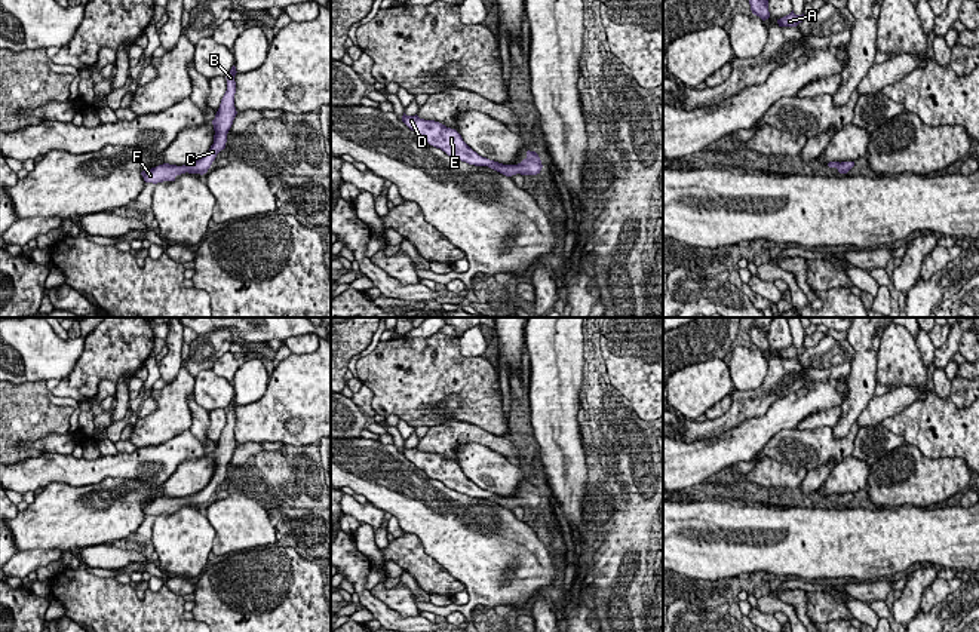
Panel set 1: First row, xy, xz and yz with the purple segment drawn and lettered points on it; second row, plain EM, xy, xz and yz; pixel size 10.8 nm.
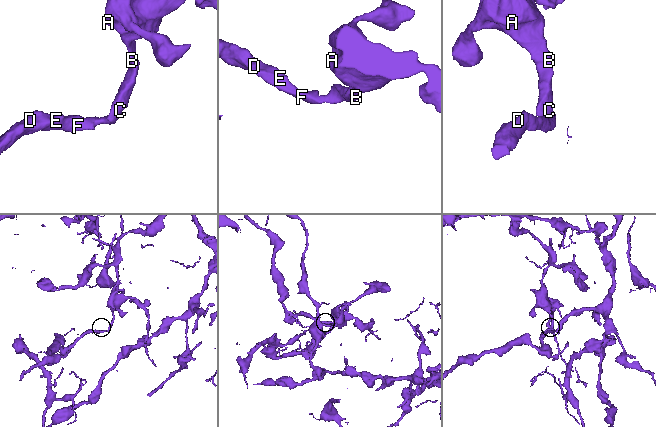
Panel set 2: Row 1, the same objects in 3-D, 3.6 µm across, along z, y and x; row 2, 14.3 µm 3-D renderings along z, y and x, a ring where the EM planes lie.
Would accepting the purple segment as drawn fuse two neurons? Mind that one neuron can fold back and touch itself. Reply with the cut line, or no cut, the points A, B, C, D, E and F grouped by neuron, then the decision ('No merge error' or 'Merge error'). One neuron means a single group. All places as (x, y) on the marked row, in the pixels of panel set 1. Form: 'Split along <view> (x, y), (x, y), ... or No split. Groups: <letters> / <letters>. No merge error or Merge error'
No split. Groups: A B C D E F. No merge error

